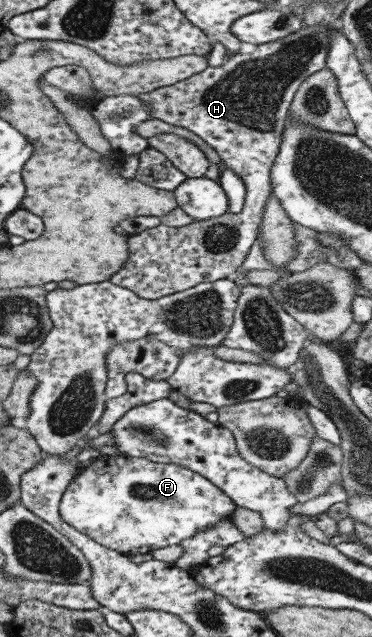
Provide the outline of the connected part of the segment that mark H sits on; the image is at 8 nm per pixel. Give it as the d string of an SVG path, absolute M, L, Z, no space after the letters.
M304 24L304 27L280 41L272 41L272 43L262 44L256 47L252 53L246 53L246 55L241 55L236 53L232 57L228 57L220 67L208 67L205 71L201 73L196 73L188 79L184 79L175 83L174 85L167 85L163 88L158 88L157 90L151 91L150 93L143 93L140 95L143 103L147 103L151 107L151 112L149 113L151 117L154 117L156 120L162 120L166 123L175 125L176 127L188 129L191 133L198 135L208 146L210 146L216 153L220 154L222 164L221 166L227 166L228 169L231 169L237 176L244 182L246 188L245 202L243 210L240 213L230 213L228 210L218 217L212 217L212 219L207 219L204 221L194 221L190 225L185 225L178 228L169 228L167 225L157 225L156 227L145 229L137 234L127 235L127 244L128 244L128 257L127 260L123 263L120 273L114 273L110 277L110 281L114 285L124 286L126 289L133 291L138 297L144 299L160 299L161 297L166 297L174 293L196 287L196 285L204 282L218 281L230 278L239 267L244 263L252 244L257 240L259 235L259 227L262 223L263 213L265 210L266 202L268 201L269 195L271 194L271 183L270 183L270 168L274 163L275 157L279 152L280 143L282 143L282 133L284 133L284 124L286 116L289 115L289 107L291 106L292 100L294 99L297 89L300 87L300 84L312 73L317 73L322 69L325 69L326 66L326 55L329 52L330 47L330 31L324 27L324 25L308 25Z

